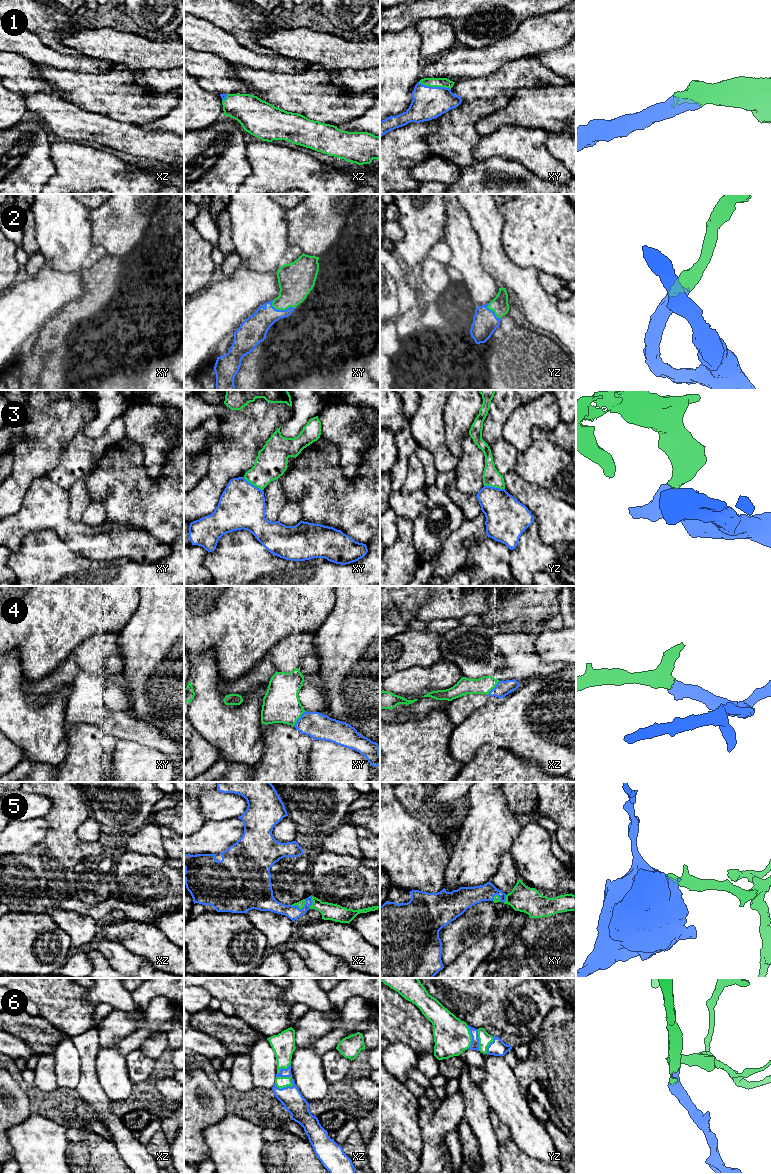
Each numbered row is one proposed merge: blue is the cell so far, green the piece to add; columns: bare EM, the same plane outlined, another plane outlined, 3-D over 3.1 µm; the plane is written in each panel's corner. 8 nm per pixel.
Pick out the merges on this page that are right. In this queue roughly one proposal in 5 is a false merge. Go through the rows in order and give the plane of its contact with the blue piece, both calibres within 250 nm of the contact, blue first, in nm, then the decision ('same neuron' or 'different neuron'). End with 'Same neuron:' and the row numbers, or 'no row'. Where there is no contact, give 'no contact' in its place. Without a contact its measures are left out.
1: contact in xy; calibres 260 and 80 nm; same neuron
2: contact in xy; calibres 200 and 280 nm; same neuron
3: contact in yz; calibres 320 and 140 nm; different neuron
4: contact in xy; calibres 200 and 300 nm; same neuron
5: contact in xz; calibres 120 and 60 nm; same neuron
6: contact in xz; calibres 170 and 90 nm; same neuron
Same neuron: 1, 2, 4, 5, 6

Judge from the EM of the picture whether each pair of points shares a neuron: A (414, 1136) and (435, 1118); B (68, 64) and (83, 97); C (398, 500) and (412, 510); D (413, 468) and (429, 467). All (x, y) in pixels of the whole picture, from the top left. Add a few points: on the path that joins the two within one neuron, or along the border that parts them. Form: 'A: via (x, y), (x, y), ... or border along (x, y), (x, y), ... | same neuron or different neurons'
A: border along (417, 1114), (422, 1140), (422, 1153) | different neurons
B: border along (48, 65), (94, 74) | different neurons
C: via (401, 503), (409, 507) | same neuron
D: border along (414, 452), (422, 463), (424, 483), (426, 485) | different neurons

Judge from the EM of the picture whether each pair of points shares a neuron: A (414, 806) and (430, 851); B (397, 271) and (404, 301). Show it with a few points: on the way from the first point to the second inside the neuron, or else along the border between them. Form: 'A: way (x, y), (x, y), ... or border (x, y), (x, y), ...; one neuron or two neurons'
A: border (397, 799), (409, 812), (415, 815); two neurons
B: way (400, 278), (404, 294); one neuron

